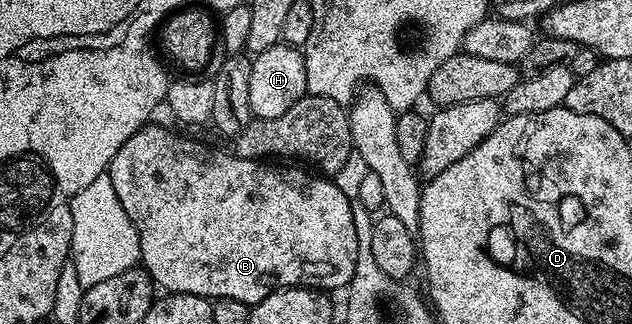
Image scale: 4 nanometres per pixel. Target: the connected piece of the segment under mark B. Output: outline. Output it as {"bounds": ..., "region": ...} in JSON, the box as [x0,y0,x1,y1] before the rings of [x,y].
{"bounds":[106,122,358,306],"region":[[[152,122],[139,128],[131,138],[114,154],[112,163],[108,165],[106,175],[114,182],[114,192],[122,202],[122,208],[134,222],[140,239],[140,259],[142,266],[152,275],[153,285],[164,287],[165,293],[181,292],[221,300],[234,298],[249,306],[262,302],[270,293],[280,288],[311,288],[313,290],[329,290],[328,288],[347,289],[351,276],[355,272],[358,261],[358,237],[355,233],[354,217],[350,202],[342,194],[336,183],[320,174],[313,174],[300,166],[273,166],[259,160],[246,160],[243,156],[224,152],[211,152],[204,144],[196,140],[187,140],[184,136],[175,136],[175,131],[160,127]]]}

